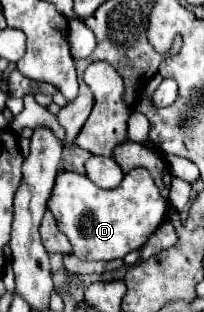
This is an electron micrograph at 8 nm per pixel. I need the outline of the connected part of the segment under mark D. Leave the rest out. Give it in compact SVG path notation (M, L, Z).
M69 168L61 170L55 178L55 186L51 192L51 198L47 202L47 208L53 212L59 230L69 238L73 246L73 254L81 260L113 260L113 258L123 258L125 254L141 248L147 238L159 228L159 224L167 216L167 200L159 194L159 188L155 186L151 174L143 168L131 170L119 188L113 190L103 190L97 188L85 174L77 174Z

